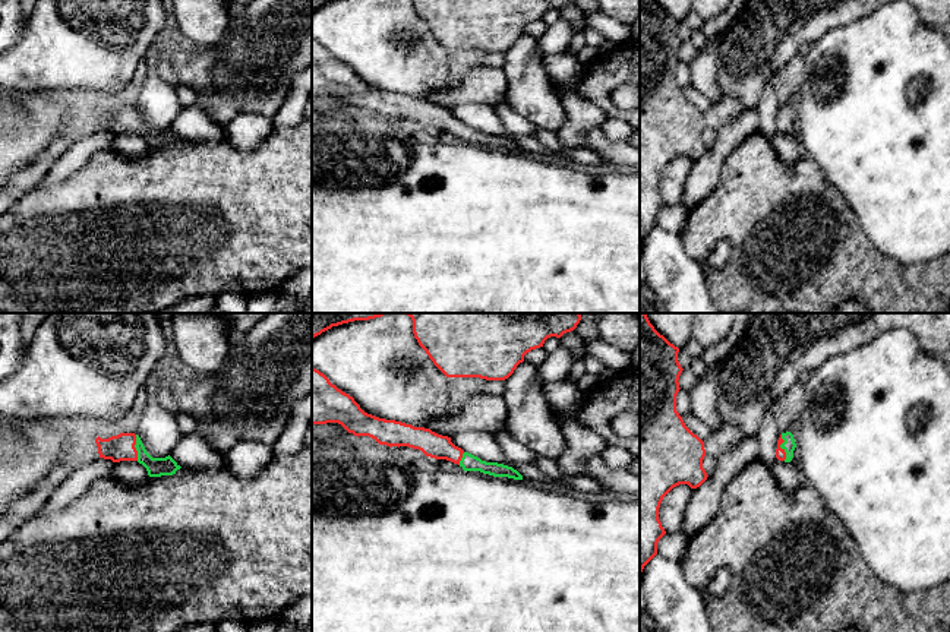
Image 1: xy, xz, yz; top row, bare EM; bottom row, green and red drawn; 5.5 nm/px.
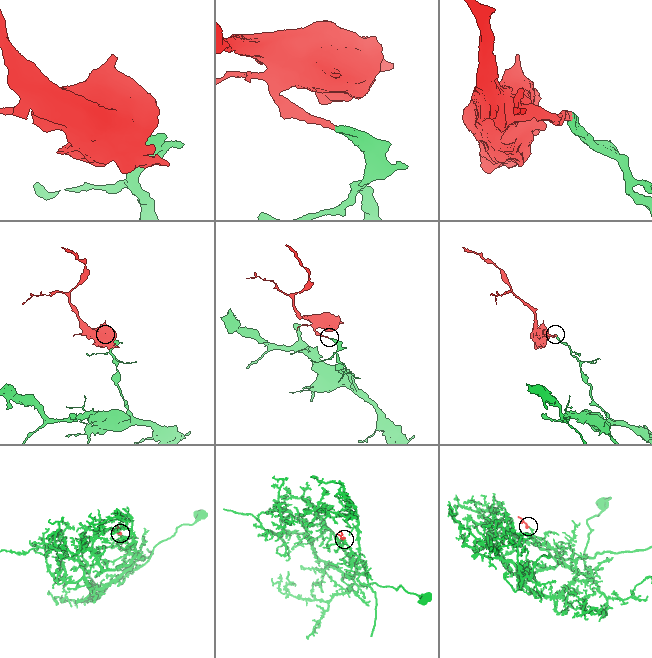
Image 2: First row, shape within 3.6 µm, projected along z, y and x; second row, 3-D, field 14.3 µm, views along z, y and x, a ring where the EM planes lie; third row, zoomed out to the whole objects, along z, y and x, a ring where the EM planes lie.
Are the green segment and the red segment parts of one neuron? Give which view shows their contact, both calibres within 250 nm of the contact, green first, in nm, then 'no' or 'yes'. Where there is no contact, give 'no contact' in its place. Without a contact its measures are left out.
meets green in yz; 70 nm thick on the green side, 60 nm on the other; yes

